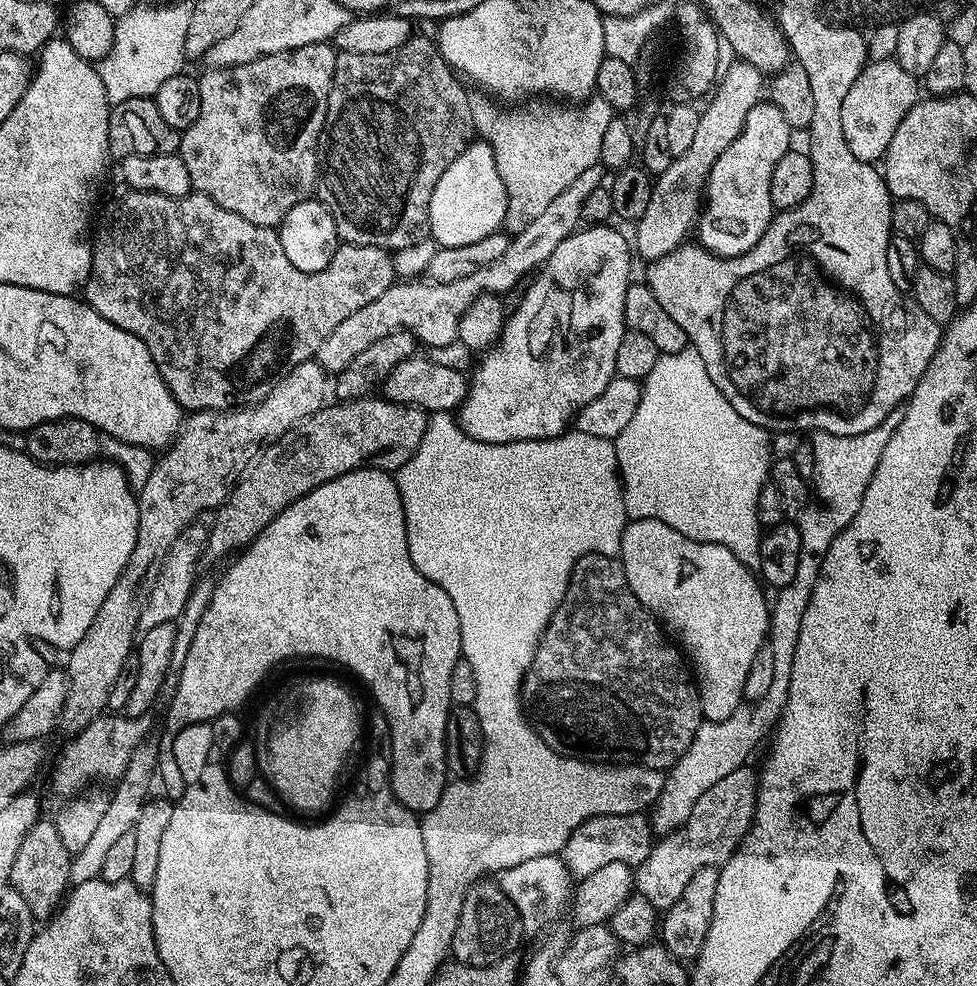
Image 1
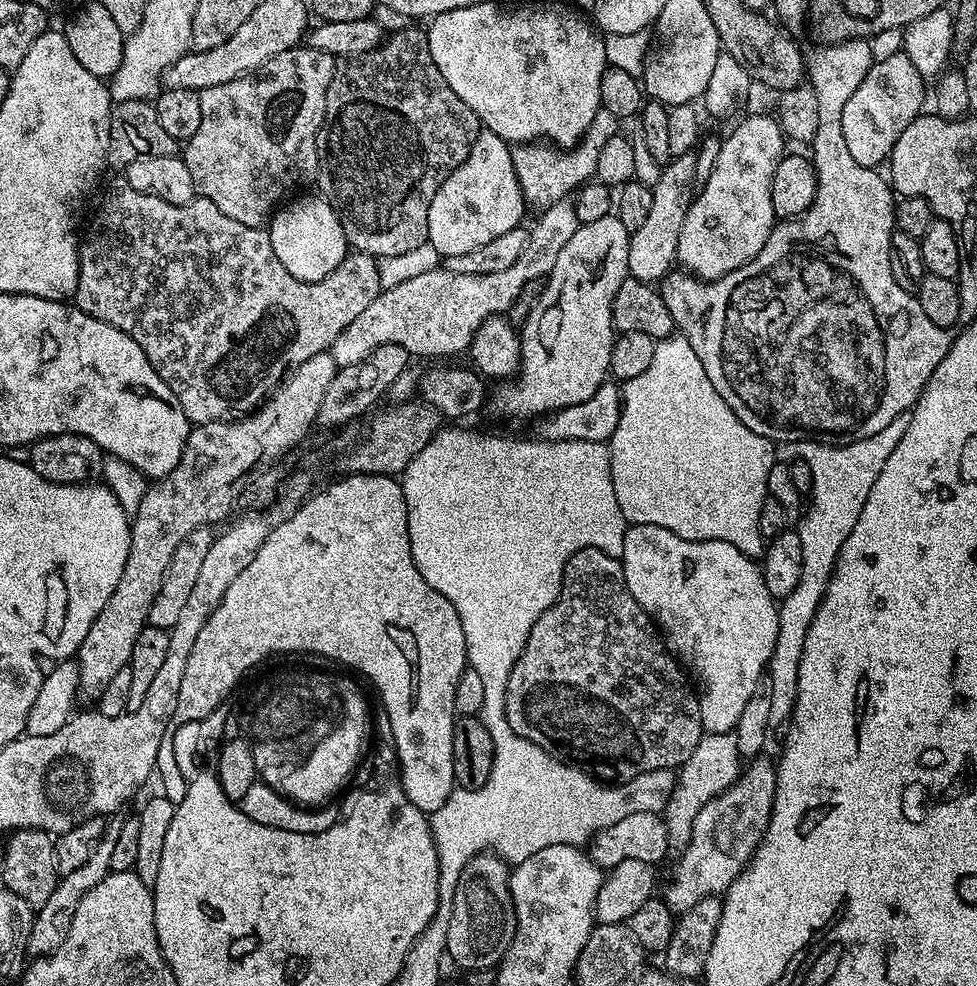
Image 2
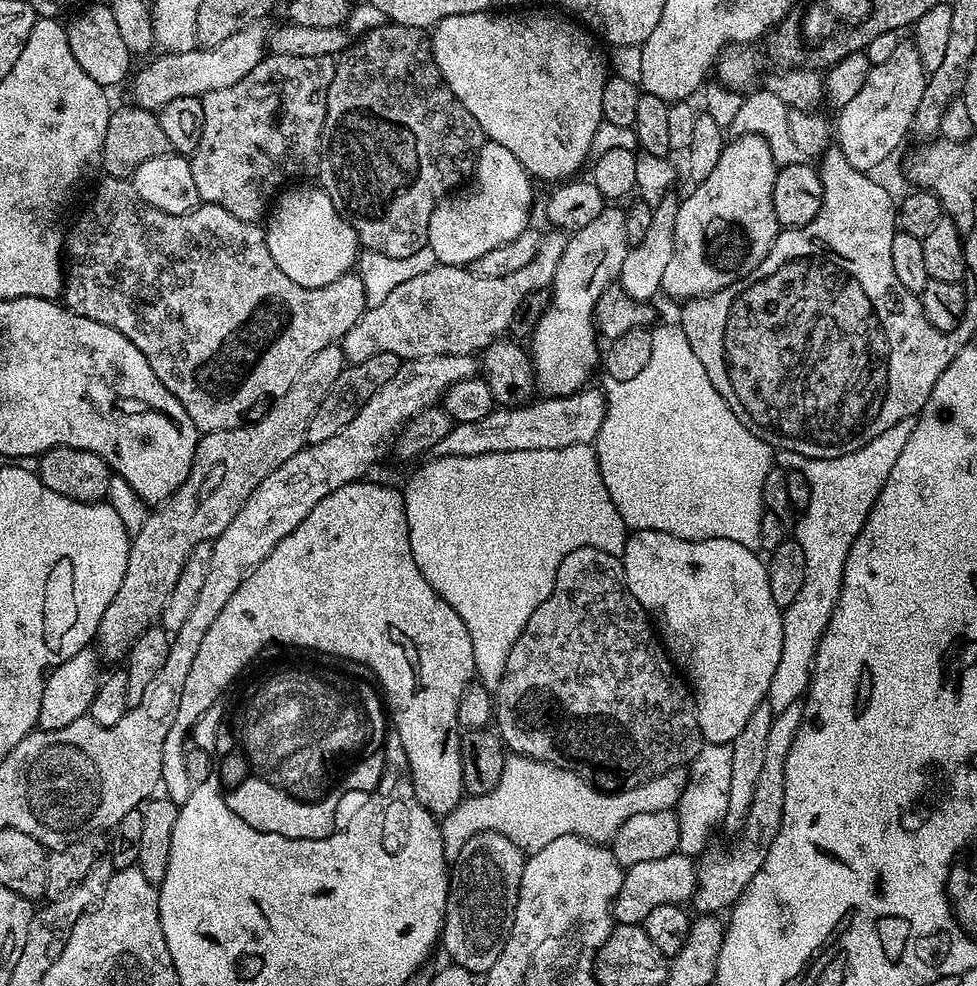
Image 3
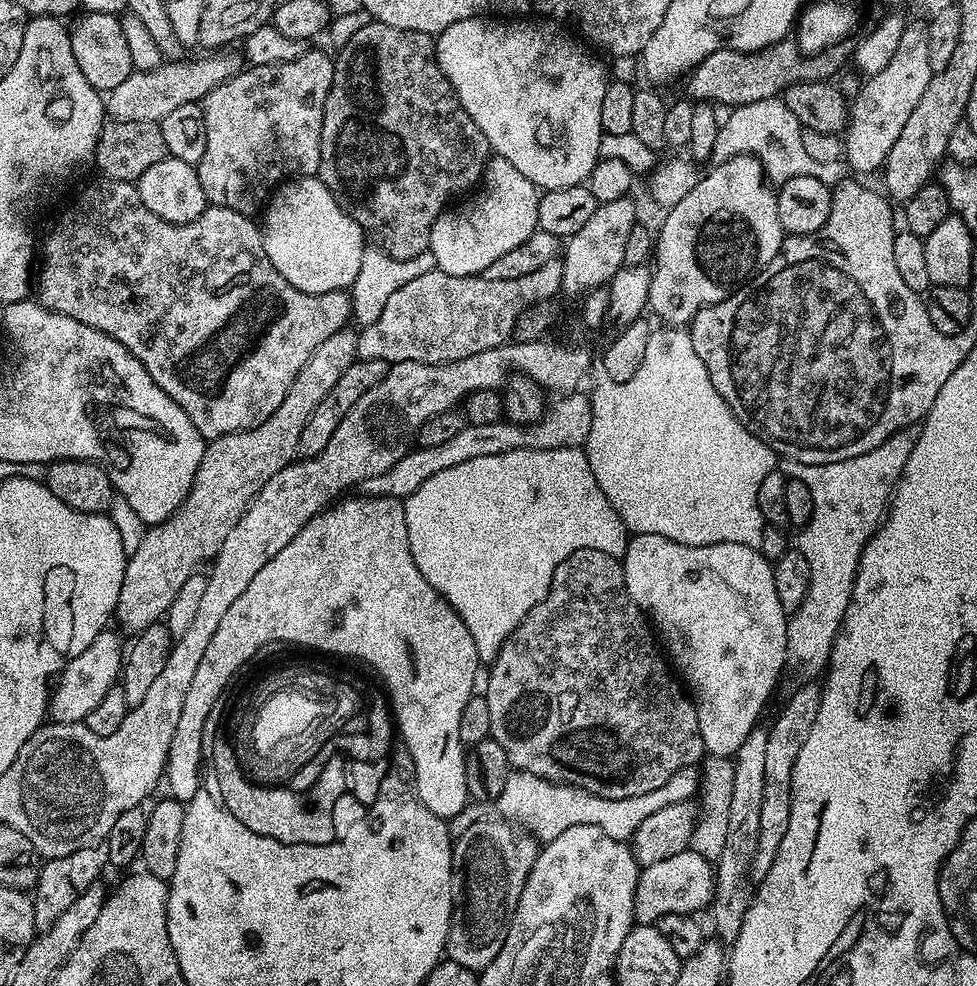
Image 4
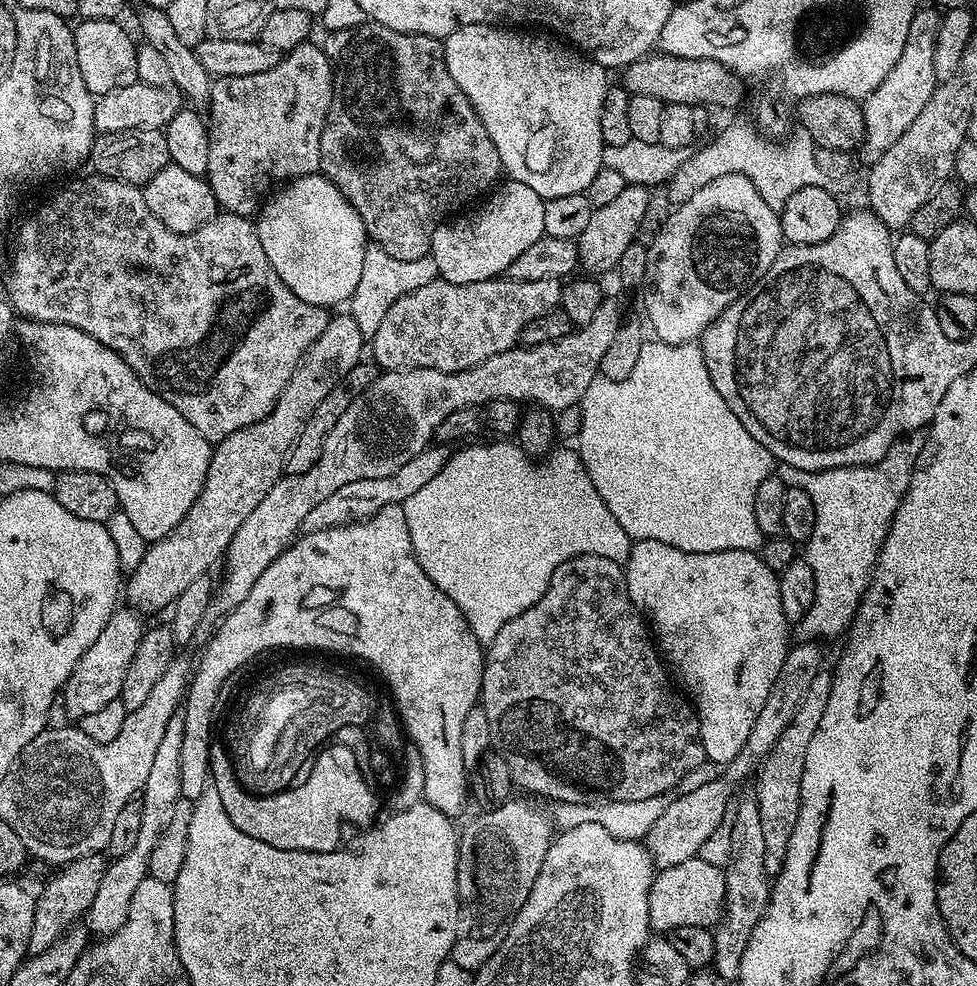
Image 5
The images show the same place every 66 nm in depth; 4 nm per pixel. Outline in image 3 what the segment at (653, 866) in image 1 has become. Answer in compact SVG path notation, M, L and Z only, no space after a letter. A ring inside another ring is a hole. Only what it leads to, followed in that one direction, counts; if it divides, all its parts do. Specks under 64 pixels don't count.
M800 702L786 706L786 710L773 715L770 735L766 737L768 743L766 766L762 766L762 778L758 778L758 786L754 790L754 802L739 833L740 841L729 852L709 851L699 861L696 870L696 892L690 901L691 907L697 908L695 910L697 913L720 914L723 913L723 908L724 911L731 909L754 878L754 874L762 870L762 862L766 862L766 854L782 826L782 814L786 802L786 754L790 754L790 746L803 721L804 706Z

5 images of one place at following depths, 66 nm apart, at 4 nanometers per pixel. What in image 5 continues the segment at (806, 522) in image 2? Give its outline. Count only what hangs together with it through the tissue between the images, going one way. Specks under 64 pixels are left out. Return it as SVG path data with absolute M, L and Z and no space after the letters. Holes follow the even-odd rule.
M925 429L907 432L886 450L877 464L862 468L831 468L825 472L798 470L798 466L777 463L775 475L789 488L806 490L814 502L814 534L803 545L802 556L814 570L814 602L798 625L799 639L825 642L851 625L864 599L864 592L876 557L892 525L894 514L910 486L912 471L928 437Z

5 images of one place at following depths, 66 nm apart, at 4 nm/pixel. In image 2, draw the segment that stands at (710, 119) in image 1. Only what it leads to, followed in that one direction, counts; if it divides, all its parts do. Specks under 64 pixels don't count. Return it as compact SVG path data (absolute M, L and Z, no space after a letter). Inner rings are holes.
M695 155L678 156L660 169L660 178L651 187L650 215L646 223L638 226L628 237L628 274L646 284L659 282L673 271L677 263L678 234L682 234L682 222L686 222L686 210L690 210L698 185L695 180Z

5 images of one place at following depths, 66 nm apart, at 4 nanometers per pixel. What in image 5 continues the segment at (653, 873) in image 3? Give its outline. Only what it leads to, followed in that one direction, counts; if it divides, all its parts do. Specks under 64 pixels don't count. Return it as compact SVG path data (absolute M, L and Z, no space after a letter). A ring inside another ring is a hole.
M699 858L678 862L678 866L661 868L650 886L650 929L656 934L671 934L675 928L682 926L712 928L719 925L724 915L725 898L726 882L723 868Z

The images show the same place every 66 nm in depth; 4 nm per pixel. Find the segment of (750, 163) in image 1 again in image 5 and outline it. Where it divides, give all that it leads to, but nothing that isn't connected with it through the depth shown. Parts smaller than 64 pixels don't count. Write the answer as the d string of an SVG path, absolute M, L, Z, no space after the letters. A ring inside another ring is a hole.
M741 173L710 182L671 211L648 244L648 320L655 339L690 344L770 270L782 247L780 217Z

